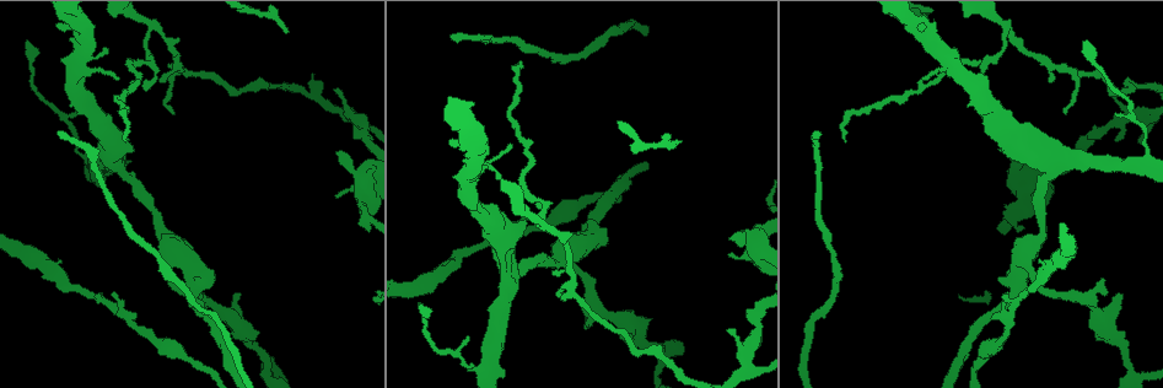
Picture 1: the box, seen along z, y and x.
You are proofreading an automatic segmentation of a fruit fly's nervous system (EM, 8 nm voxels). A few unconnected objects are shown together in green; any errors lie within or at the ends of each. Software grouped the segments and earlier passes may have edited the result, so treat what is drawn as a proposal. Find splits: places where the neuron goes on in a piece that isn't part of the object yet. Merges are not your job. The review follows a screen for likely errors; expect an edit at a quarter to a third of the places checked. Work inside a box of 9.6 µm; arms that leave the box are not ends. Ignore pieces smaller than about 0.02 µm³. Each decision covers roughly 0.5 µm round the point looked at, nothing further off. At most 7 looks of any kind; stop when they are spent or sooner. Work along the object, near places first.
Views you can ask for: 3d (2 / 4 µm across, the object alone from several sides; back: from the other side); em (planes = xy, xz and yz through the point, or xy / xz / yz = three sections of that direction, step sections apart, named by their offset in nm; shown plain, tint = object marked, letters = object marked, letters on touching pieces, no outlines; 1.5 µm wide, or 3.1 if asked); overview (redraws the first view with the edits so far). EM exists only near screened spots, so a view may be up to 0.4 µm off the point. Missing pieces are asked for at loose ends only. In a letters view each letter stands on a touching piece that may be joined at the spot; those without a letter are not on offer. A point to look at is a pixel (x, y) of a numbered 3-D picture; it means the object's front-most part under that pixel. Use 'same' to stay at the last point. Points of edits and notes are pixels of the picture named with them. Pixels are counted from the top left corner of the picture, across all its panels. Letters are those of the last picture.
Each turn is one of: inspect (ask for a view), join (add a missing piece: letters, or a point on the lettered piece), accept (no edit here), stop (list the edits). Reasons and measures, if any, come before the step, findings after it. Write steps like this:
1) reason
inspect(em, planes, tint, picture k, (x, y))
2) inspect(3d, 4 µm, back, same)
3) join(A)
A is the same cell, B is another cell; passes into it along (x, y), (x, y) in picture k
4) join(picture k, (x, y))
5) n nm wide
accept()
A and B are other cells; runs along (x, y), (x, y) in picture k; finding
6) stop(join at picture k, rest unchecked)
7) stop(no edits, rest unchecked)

thick end
inspect(em, planes, letters, picture 1, (936, 22))

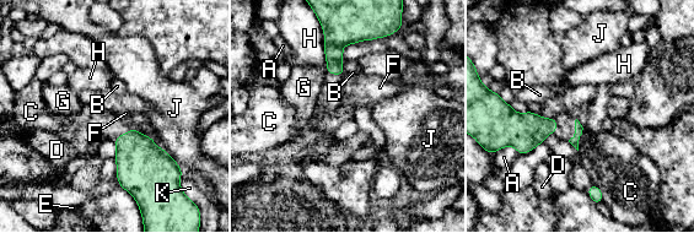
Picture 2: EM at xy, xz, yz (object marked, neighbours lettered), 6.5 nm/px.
H touches over 240 nm
accept()
A, B, C, D, E, F, G, H, J and K are other cells; border along (592, 184), (601, 190), (603, 201) in picture 2; no lettered piece goes on from it

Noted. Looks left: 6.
long arm stops here
inspect(em, planes, letters, picture 1, (451, 36))

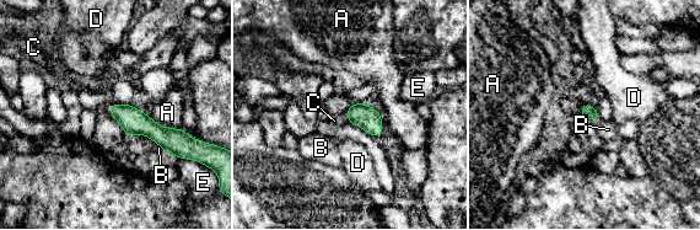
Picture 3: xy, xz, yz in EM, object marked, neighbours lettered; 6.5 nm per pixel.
join(C)
C is the same cell, A, B, D and E are other cells; passes into it along (361, 114), (348, 117), (334, 121) in picture 3; the neuron continues

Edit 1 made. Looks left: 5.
an open end
inspect(3d, 2 µm, picture 1, (589, 219))

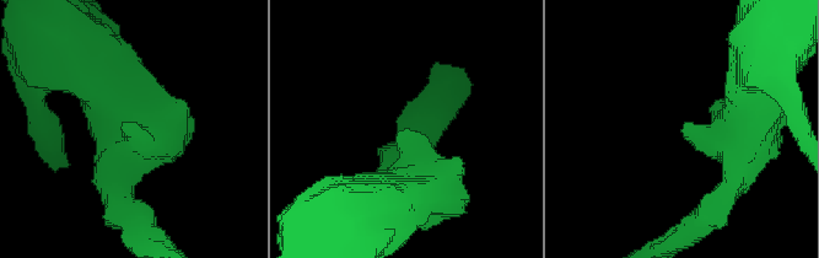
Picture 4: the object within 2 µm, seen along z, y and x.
arms of 220, 420 nm; shape alone is not enough
inspect(em, planes, letters, picture 4, (684, 127))

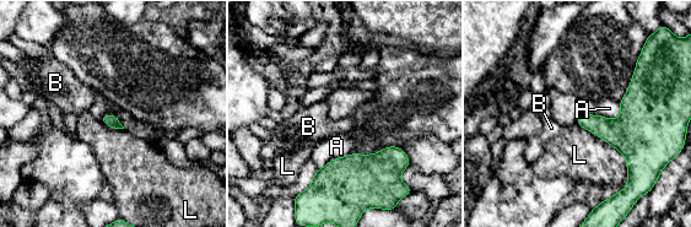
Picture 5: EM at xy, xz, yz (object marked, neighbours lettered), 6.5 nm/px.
L touches over 500 nm
accept()
A, B and L are other cells; border along (577, 123), (624, 156), (627, 179) in picture 5; no lettered piece goes on from it

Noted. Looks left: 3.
stop(join at picture 3, rest unchecked)

